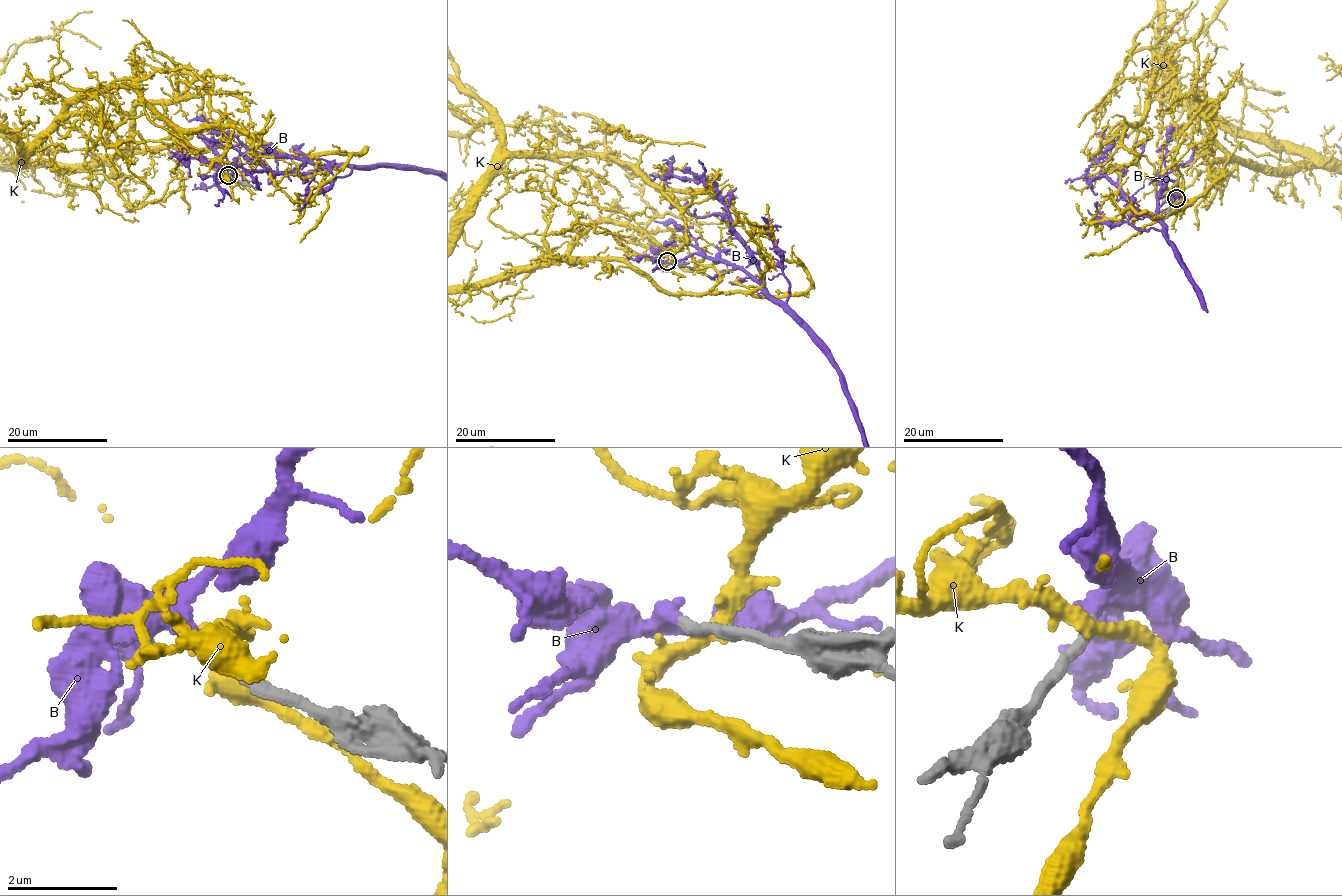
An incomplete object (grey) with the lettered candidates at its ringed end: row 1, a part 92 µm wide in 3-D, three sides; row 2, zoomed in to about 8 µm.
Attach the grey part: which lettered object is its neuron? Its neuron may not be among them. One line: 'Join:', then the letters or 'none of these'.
Join: B

